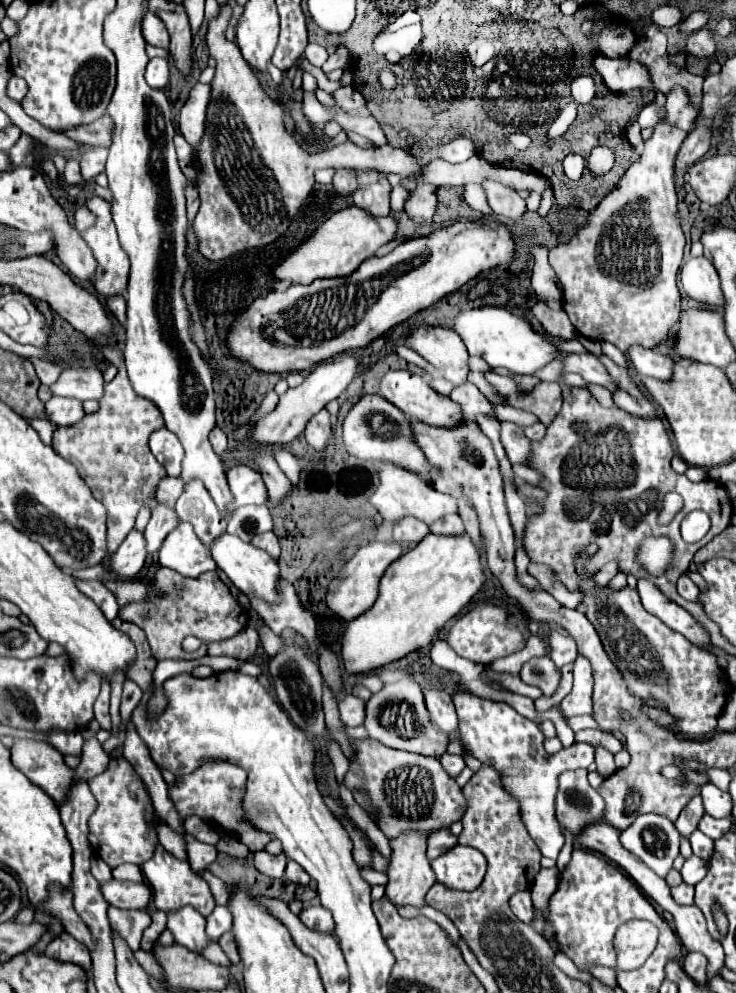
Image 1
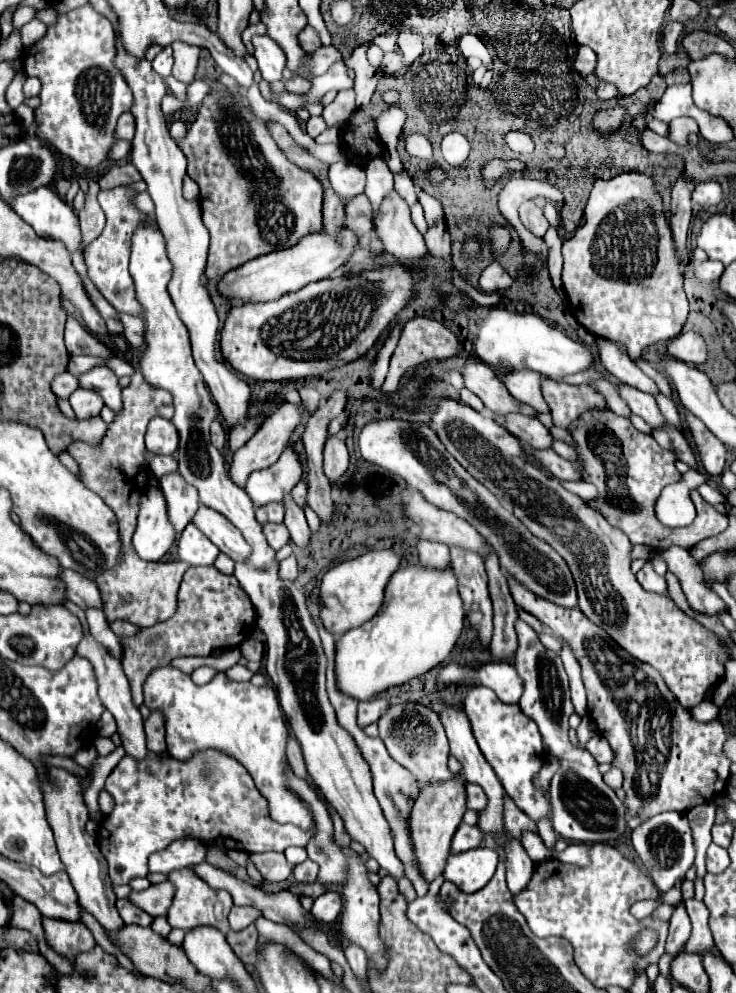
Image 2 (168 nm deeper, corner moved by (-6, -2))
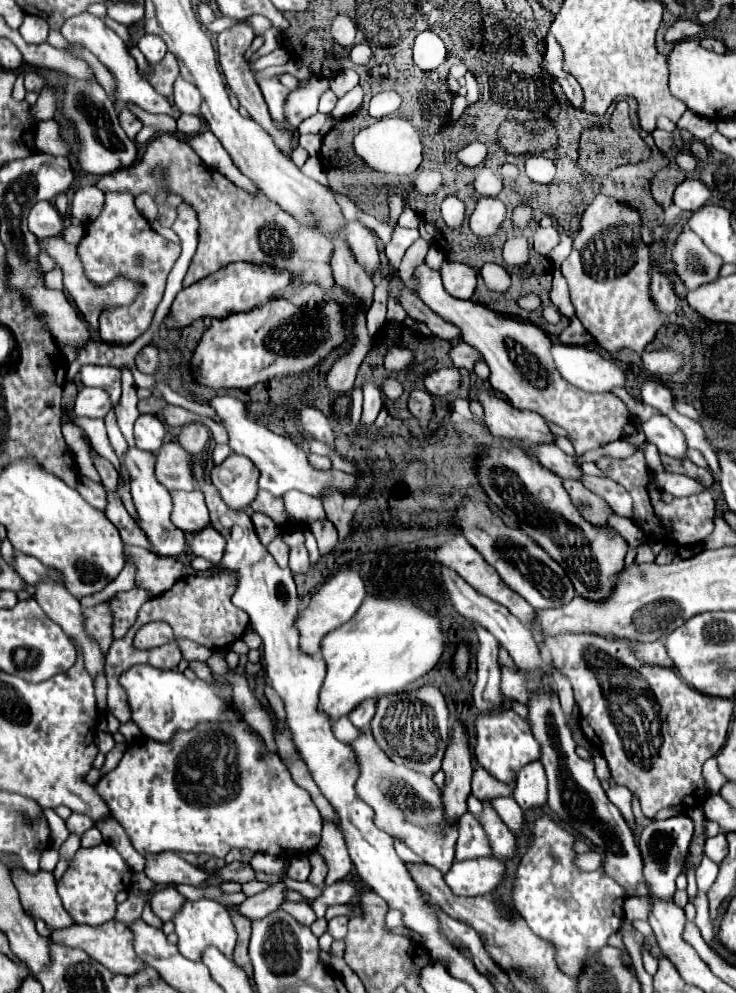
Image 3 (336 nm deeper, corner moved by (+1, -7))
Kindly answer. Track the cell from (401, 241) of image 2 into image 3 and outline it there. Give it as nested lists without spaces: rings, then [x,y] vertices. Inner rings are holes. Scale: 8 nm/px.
[[[421,264],[413,276],[419,284],[419,298],[433,312],[457,324],[463,330],[463,342],[475,346],[483,354],[491,370],[489,382],[493,390],[505,396],[513,404],[513,408],[533,410],[541,414],[547,422],[567,430],[577,454],[605,446],[607,442],[615,442],[623,436],[625,424],[633,420],[625,402],[615,394],[587,394],[577,386],[569,384],[565,378],[561,378],[553,364],[553,342],[547,332],[535,328],[535,324],[525,320],[499,318],[485,306],[475,304],[473,300],[459,300],[449,296],[443,290],[441,276],[435,270],[427,268],[427,264]]]

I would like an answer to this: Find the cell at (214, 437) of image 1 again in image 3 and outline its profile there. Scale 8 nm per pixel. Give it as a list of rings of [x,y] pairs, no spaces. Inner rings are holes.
[[[193,422],[193,424],[187,424],[187,426],[181,428],[177,440],[187,452],[199,454],[205,448],[207,440],[209,440],[209,430],[207,430],[207,426]]]

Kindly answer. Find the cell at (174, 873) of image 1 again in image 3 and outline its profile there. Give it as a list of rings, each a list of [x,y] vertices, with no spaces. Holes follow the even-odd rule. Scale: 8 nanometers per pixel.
[[[197,900],[197,902],[185,902],[185,906],[181,908],[181,912],[173,918],[173,924],[175,924],[175,932],[179,936],[179,950],[183,956],[189,956],[189,960],[199,960],[201,962],[201,956],[203,956],[203,950],[209,948],[209,946],[215,946],[219,948],[225,958],[233,960],[233,948],[235,948],[235,942],[237,942],[237,930],[231,922],[231,916],[227,912],[227,908],[215,900]]]

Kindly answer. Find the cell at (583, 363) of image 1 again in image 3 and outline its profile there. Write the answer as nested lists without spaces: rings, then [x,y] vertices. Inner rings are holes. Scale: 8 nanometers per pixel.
[[[653,416],[651,420],[643,422],[641,428],[647,440],[653,442],[661,454],[667,454],[675,460],[687,460],[687,440],[667,416]]]

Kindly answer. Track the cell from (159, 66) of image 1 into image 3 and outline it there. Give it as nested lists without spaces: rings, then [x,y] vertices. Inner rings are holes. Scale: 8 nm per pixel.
[[[145,34],[141,38],[139,46],[141,46],[141,52],[145,54],[147,62],[151,62],[151,64],[155,64],[157,60],[161,60],[165,56],[165,52],[167,52],[165,42],[161,40],[161,36],[153,36],[153,34]]]

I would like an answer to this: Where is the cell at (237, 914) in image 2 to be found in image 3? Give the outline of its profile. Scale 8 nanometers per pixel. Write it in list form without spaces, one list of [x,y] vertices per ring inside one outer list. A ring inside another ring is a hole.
[[[277,882],[273,886],[269,886],[267,890],[245,898],[245,902],[239,906],[241,914],[255,920],[255,918],[263,918],[267,914],[271,914],[273,910],[277,910],[283,902],[287,902],[287,886],[283,882]]]

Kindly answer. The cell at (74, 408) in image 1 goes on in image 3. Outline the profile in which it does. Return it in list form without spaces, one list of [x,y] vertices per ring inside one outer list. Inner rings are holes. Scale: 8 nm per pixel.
[[[81,388],[75,400],[75,414],[89,418],[103,418],[113,408],[109,394],[101,388]]]

